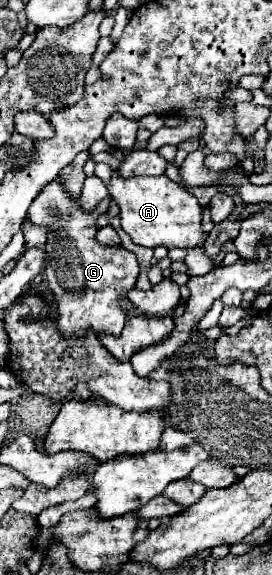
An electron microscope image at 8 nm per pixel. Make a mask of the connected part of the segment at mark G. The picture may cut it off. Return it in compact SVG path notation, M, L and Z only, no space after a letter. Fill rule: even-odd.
M60 179L48 183L32 201L28 219L34 225L46 227L46 281L58 305L58 327L66 335L82 333L90 327L96 333L120 335L126 323L122 297L136 287L140 265L132 251L124 247L106 247L96 241L100 229L98 217L110 207L110 197L102 199L92 211L86 211L80 199L72 197Z

